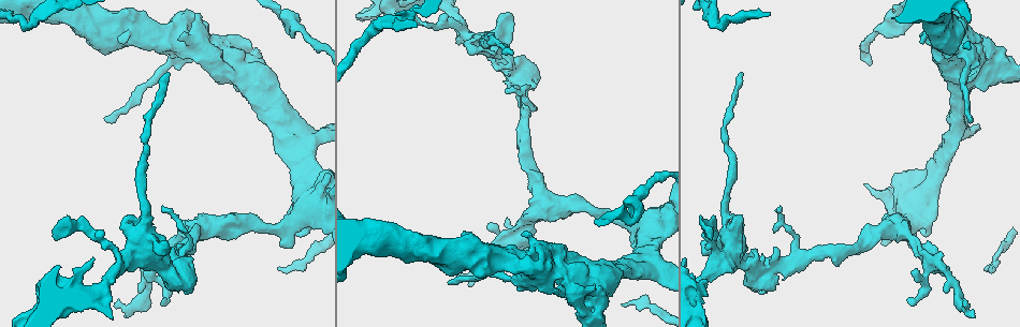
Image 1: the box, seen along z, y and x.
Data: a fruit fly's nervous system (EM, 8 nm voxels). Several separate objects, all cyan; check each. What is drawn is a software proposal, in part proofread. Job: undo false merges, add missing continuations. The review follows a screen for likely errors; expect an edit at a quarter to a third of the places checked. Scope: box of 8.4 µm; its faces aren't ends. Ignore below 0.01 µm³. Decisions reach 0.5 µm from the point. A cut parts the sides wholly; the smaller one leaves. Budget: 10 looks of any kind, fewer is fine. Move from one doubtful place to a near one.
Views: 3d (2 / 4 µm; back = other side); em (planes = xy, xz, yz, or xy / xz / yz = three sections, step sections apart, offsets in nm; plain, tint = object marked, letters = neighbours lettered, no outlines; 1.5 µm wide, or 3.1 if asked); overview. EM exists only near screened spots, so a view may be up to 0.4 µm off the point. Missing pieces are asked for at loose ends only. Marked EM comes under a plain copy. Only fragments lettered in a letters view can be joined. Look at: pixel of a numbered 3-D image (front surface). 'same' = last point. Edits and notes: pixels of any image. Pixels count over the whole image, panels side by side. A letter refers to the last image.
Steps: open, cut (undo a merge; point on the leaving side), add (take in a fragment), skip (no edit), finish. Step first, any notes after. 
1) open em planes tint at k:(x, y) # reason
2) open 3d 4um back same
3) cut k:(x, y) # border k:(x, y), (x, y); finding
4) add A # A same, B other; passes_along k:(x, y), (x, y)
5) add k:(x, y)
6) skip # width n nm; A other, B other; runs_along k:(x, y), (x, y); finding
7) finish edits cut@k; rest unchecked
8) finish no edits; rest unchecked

open em planes letters at 1:(963, 300) # an open end

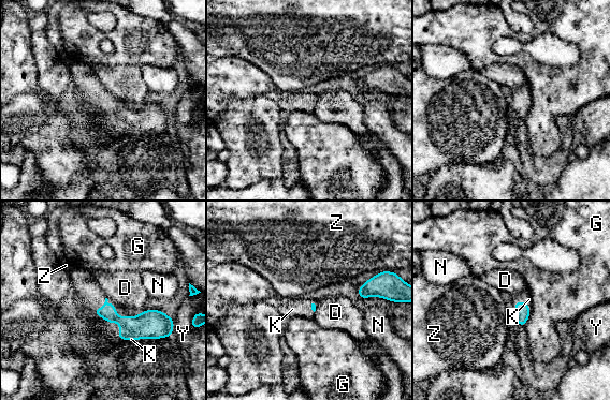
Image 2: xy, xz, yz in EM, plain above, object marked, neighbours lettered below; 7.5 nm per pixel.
add K # D other, G other, K same, N other, Y other, Z other; the neuron continues

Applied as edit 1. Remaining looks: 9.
open overview # see it whole again

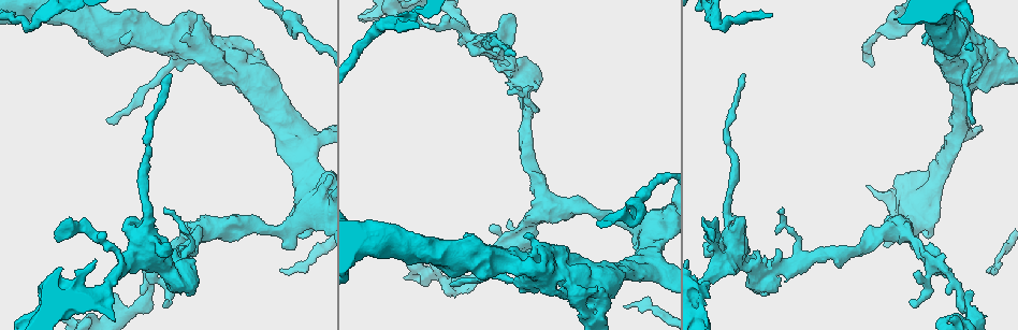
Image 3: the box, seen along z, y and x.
open 3d 4um back at 3:(182, 40) # thick end

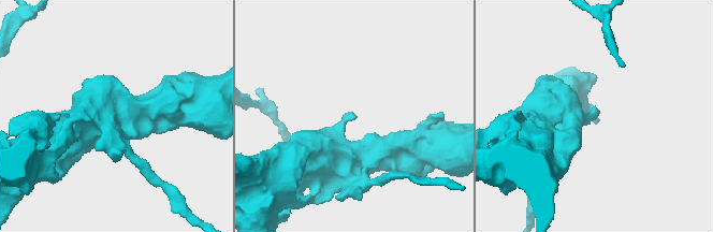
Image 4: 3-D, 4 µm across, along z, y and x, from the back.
open em xz step 4 letters at 4:(351, 116) # arm_widths 160, 400 nm

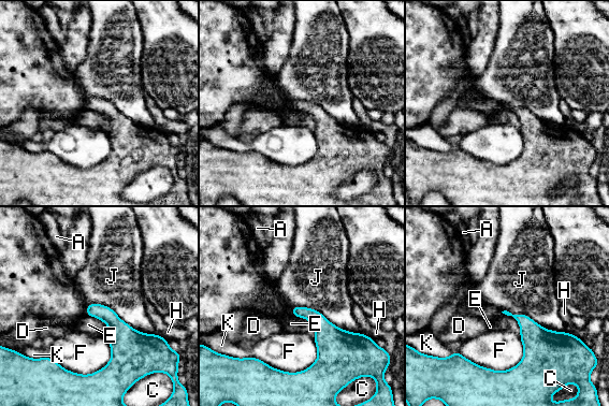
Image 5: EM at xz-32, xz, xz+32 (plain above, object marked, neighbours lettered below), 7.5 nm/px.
skip # A other, C other, D other, E other, F other, H other, J other, K other; border 5:(87, 304), (155, 334); none of them fits

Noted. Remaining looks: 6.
open em xz step 4 tint at 3:(742, 74) # branch stops here

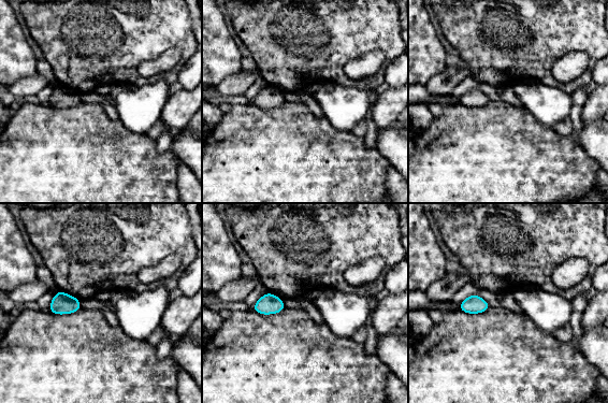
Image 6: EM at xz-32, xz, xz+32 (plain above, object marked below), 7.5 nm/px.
open em planes letters same # cut it another way

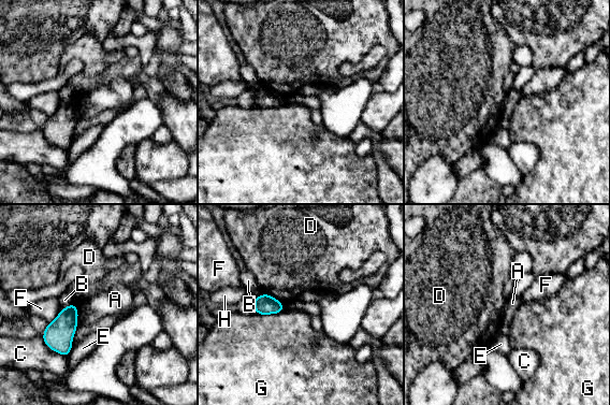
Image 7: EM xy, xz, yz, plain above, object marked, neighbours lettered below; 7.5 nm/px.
skip # A other, B other, C other, D other, E other, F other, G other, H other; border 7:(73, 302), (61, 309); none of them fits

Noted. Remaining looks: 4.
open 3d 2um at 3:(123, 229) # sharp bend

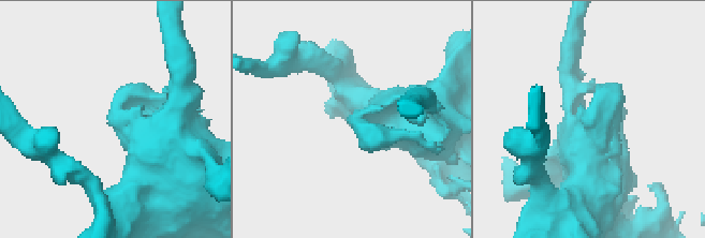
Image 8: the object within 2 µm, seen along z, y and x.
open em planes letters at 8:(117, 121) # need the tissue

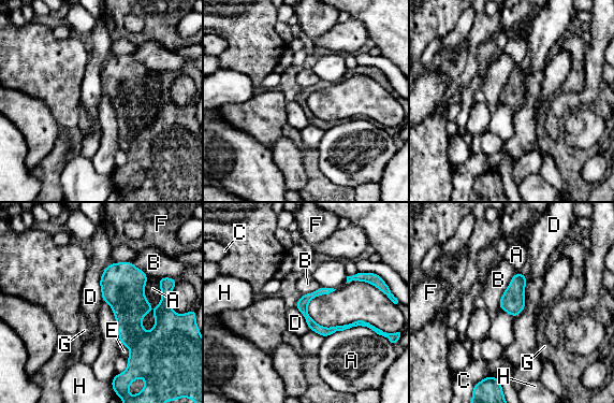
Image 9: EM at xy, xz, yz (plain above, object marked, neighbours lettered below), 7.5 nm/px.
skip # A other, B other, C other, D other, E other, F other, G other, H other; runs_along 9:(298, 304), (320, 330), (360, 322); continuous, no second neuron

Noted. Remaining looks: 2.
finish edits add@2; rest unchecked

